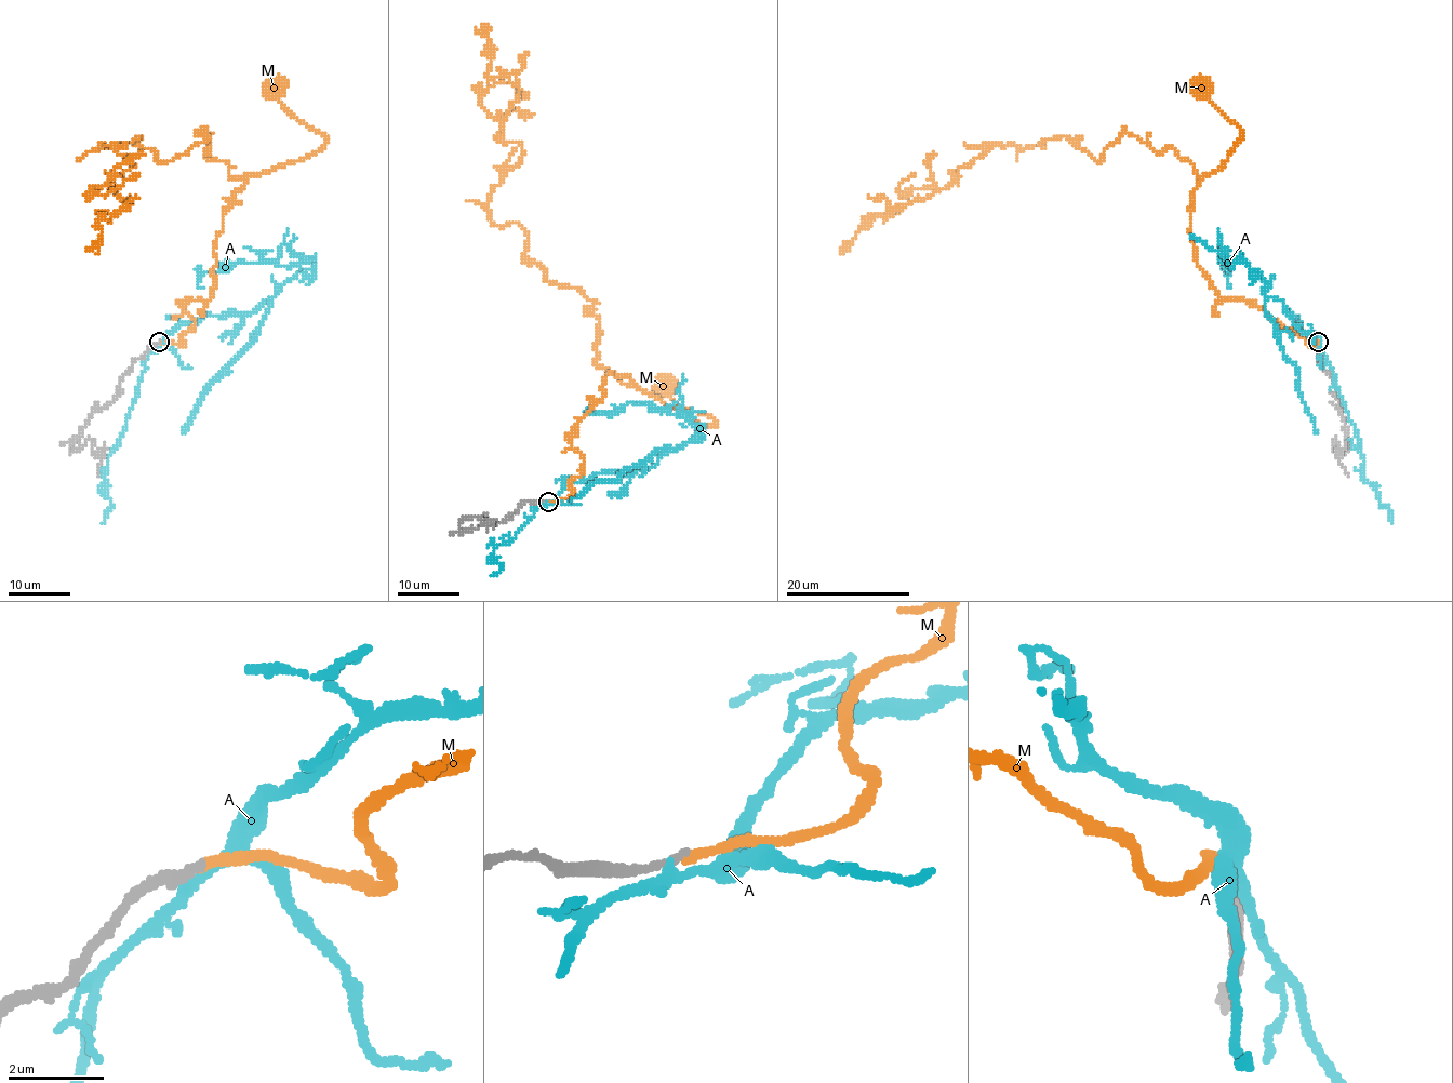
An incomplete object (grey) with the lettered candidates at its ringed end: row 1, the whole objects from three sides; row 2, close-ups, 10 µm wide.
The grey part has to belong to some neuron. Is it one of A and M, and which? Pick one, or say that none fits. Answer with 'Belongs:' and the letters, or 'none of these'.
Belongs: M

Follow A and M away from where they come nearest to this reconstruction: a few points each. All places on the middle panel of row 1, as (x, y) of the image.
A: (547, 502), (569, 483), (654, 465), (663, 449), (679, 449), (701, 431), (651, 405), (627, 402), (591, 415)
M: (548, 502), (572, 494), (583, 456), (570, 438), (611, 373), (715, 423), (698, 424), (660, 384)

